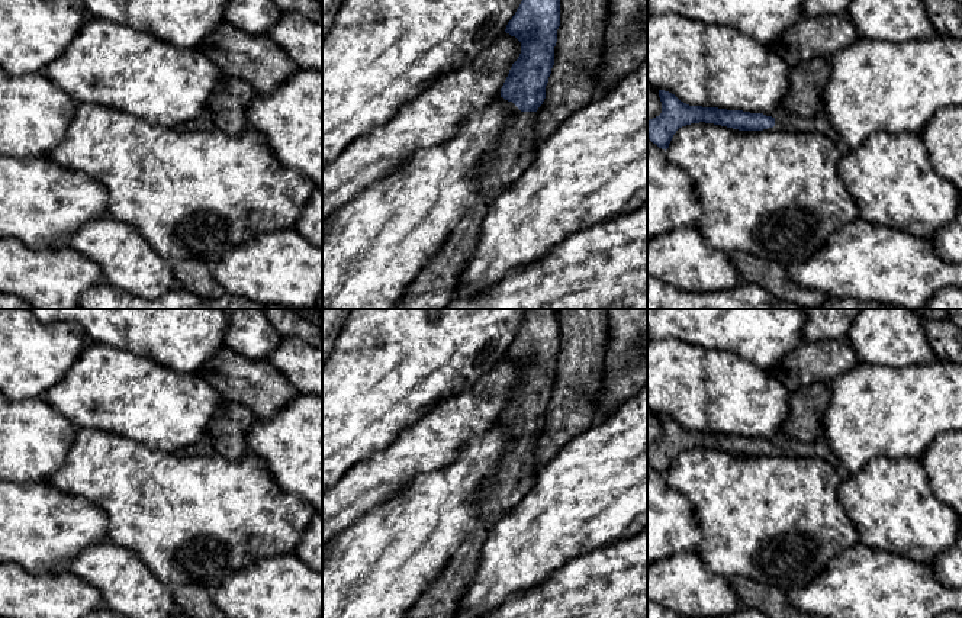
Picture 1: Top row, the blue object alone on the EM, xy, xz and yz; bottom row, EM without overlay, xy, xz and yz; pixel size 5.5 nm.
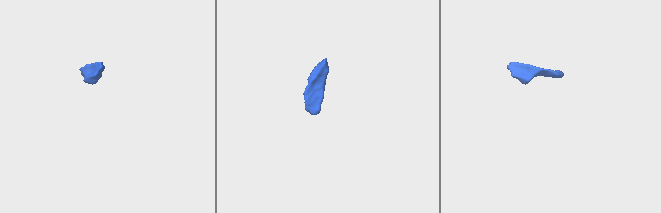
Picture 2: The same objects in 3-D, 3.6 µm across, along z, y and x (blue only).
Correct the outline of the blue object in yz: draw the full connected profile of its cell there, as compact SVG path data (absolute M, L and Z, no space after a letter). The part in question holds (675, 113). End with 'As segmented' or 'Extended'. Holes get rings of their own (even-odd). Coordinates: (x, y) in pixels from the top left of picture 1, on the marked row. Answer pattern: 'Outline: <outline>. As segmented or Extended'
Outline: M659 90L659 97L662 102L662 113L647 120L647 138L665 151L669 148L669 144L679 128L699 122L739 131L763 131L776 126L781 131L818 132L831 138L843 154L849 151L839 139L831 122L823 113L811 118L798 118L779 109L772 118L763 113L743 110L689 106L665 90Z. Extended

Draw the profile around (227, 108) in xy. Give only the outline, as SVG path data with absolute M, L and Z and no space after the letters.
M225 77L222 87L207 102L212 126L229 135L248 131L247 109L257 94L245 81Z

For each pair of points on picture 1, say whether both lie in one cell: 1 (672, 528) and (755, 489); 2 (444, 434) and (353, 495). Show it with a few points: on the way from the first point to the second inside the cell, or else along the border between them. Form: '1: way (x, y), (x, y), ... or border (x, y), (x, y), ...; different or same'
1: border (676, 489), (694, 509), (700, 530), (694, 550); different
2: way (421, 448), (376, 479); same

